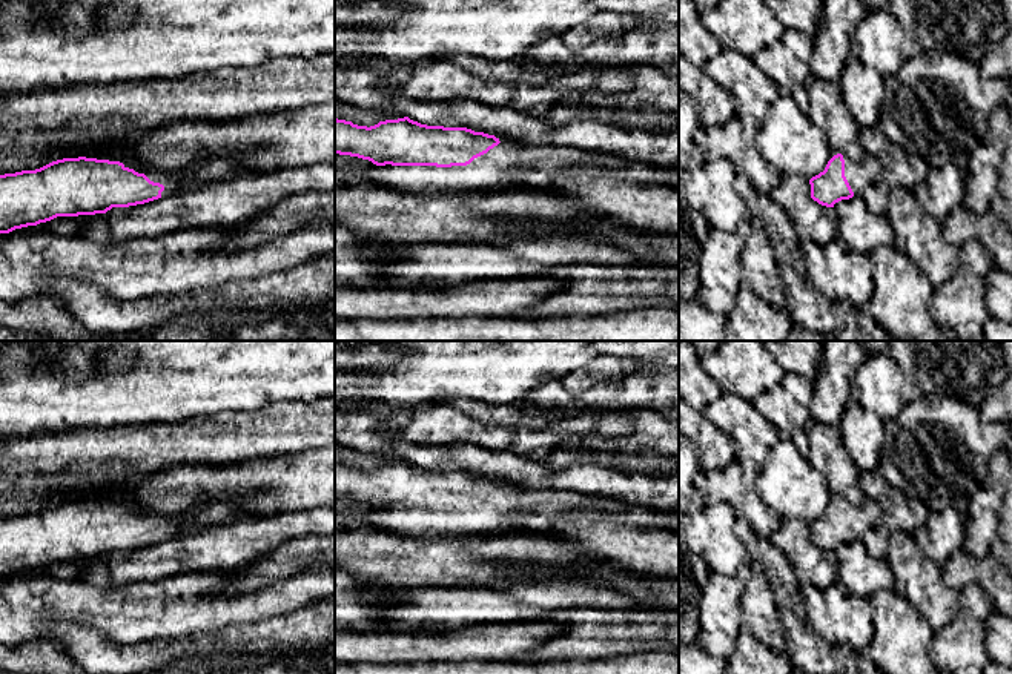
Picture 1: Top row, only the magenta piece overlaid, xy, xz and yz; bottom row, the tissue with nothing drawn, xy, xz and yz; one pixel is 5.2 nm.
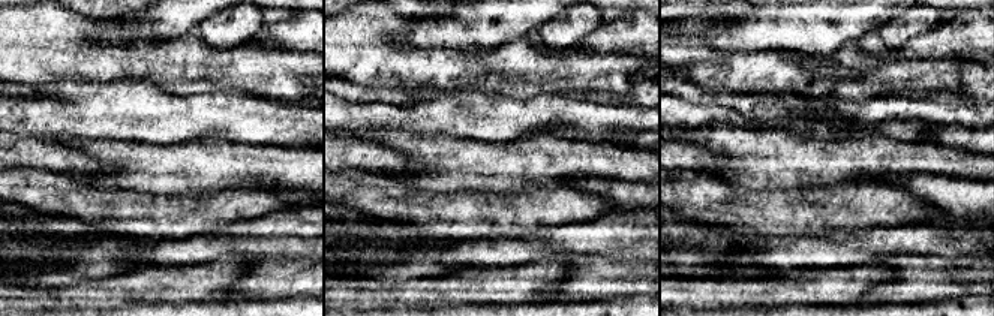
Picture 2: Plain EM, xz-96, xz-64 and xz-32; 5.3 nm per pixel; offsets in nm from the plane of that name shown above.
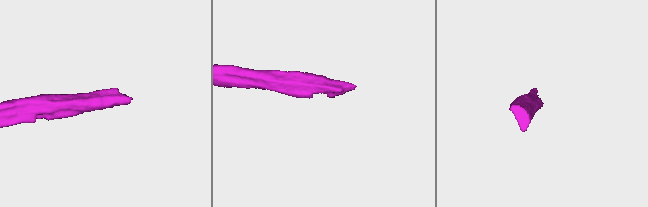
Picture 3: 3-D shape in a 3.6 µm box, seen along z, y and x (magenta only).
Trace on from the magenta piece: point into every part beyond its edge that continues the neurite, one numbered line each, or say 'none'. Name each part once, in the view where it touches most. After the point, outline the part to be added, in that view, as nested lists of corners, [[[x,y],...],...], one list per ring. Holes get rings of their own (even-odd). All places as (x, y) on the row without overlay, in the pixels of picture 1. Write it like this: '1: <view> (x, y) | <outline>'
1: xz (501, 513) | [[[499,482],[499,488],[467,510],[379,510],[364,524],[424,540],[453,540],[473,536],[518,536],[528,517],[596,520],[639,528],[679,531],[679,511],[659,511],[564,490],[527,490]]]

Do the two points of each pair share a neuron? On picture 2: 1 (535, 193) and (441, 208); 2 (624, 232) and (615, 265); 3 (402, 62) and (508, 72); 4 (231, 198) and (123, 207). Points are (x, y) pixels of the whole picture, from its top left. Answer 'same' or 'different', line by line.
1: same
2: different
3: same
4: same

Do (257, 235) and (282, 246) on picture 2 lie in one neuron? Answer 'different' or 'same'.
same

